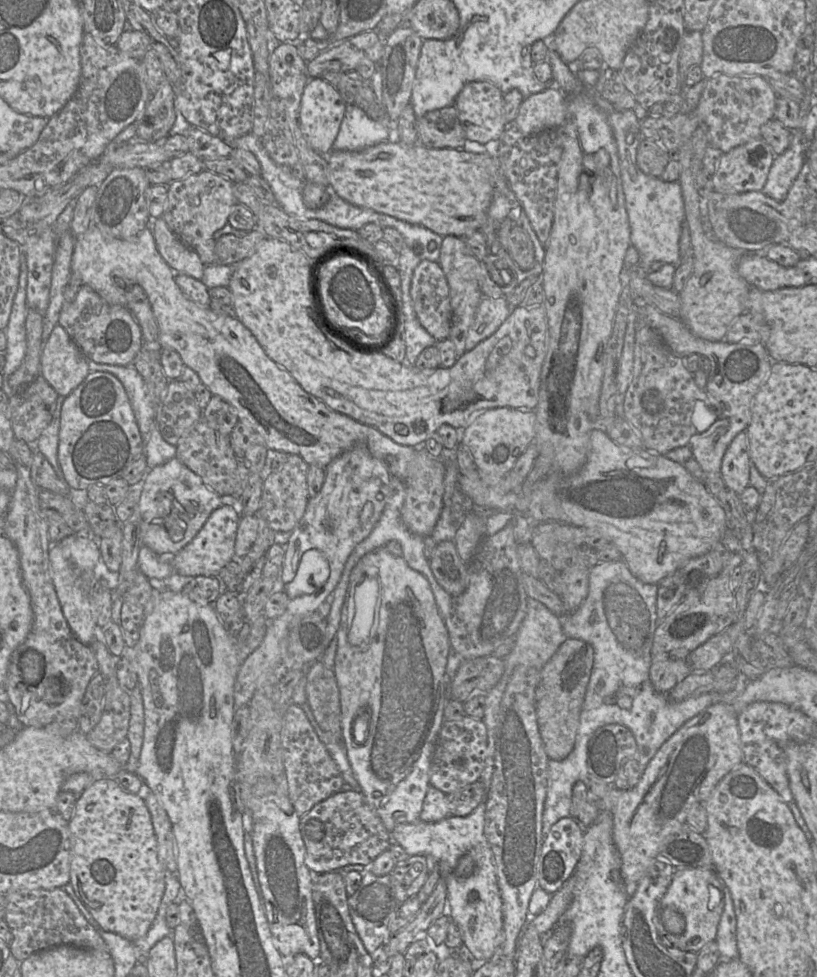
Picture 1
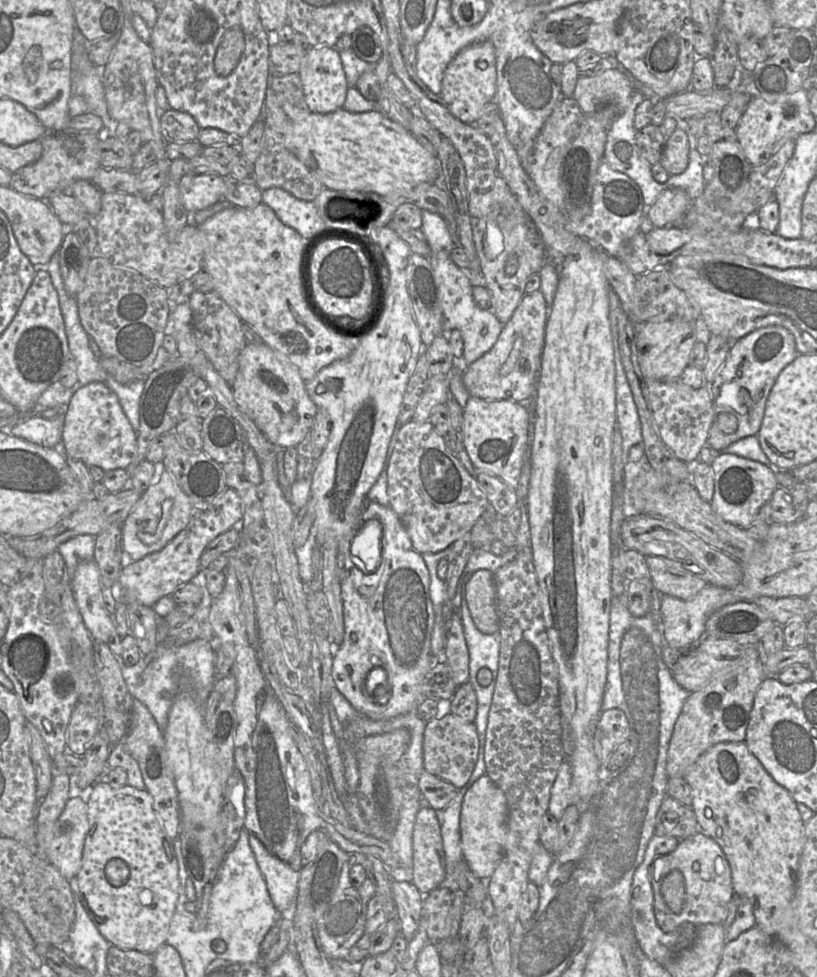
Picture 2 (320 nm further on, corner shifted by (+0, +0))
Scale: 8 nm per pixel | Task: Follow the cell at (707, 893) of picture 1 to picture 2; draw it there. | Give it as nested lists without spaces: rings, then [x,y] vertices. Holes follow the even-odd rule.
[[[697,831],[694,835],[680,840],[677,848],[669,855],[671,855],[671,860],[668,863],[669,869],[679,870],[684,877],[685,902],[682,911],[679,914],[674,914],[661,894],[661,881],[651,877],[654,914],[661,930],[665,933],[672,932],[684,922],[690,922],[696,926],[723,923],[727,917],[728,904],[734,896],[734,890],[731,868],[721,847],[713,839]],[[716,858],[720,858],[724,864],[724,872],[720,875],[715,872]]]

